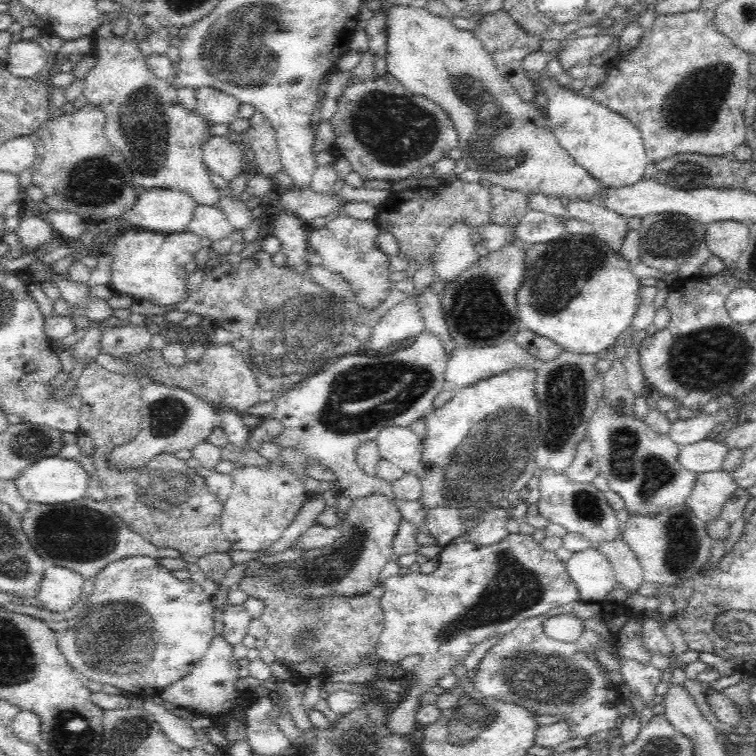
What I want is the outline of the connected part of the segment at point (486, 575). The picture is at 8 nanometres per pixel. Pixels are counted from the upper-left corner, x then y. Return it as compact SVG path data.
M509 532L499 543L487 547L458 538L441 550L438 567L434 572L389 577L384 583L384 596L381 597L384 630L379 638L378 656L384 663L400 663L411 655L422 656L422 662L408 673L408 678L404 681L402 698L392 710L389 729L410 740L417 739L419 727L415 716L420 706L420 697L438 685L443 676L454 674L454 668L464 664L466 655L474 644L490 639L493 635L501 639L529 617L542 616L552 611L552 608L562 608L578 601L581 601L578 588L570 579L564 561L556 557L554 552L545 551L541 543L523 532Z

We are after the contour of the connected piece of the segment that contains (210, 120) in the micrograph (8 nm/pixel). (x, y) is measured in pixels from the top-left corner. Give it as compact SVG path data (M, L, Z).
M212 87L196 88L196 109L208 125L231 124L239 118L241 103L232 95Z

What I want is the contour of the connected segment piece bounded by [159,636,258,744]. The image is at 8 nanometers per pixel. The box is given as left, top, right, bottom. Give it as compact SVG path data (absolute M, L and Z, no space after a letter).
M216 636L202 662L184 679L177 680L164 687L159 695L166 701L177 704L179 710L194 712L199 717L210 717L214 727L218 729L228 742L238 743L247 741L246 728L243 728L240 717L249 706L258 704L252 692L244 694L235 690L234 681L237 679L235 669L238 663L233 656L233 647L228 645L222 636Z

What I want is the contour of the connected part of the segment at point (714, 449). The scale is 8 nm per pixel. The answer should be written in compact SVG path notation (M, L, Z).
M706 438L700 442L679 448L679 461L684 468L697 475L714 472L721 469L721 462L730 452L730 447L721 442Z

